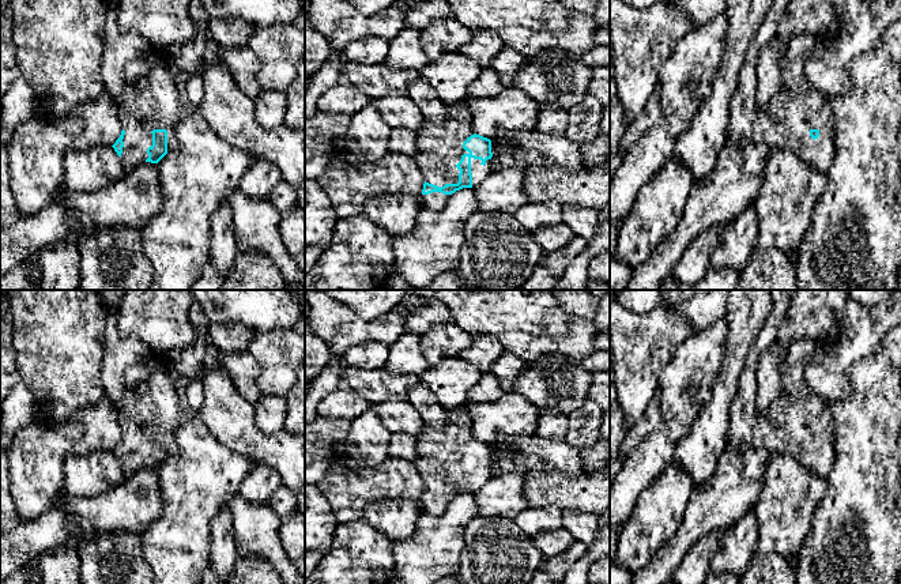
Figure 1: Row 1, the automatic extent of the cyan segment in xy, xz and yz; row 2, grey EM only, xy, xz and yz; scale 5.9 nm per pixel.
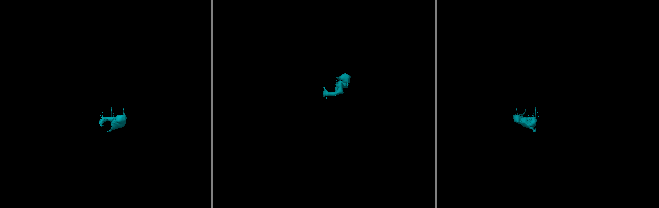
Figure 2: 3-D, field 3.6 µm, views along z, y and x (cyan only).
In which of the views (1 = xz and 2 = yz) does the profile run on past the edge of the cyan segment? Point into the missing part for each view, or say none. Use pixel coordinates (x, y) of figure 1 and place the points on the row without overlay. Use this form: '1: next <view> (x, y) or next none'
1: next xz (440, 452)
2: next yz (784, 428)

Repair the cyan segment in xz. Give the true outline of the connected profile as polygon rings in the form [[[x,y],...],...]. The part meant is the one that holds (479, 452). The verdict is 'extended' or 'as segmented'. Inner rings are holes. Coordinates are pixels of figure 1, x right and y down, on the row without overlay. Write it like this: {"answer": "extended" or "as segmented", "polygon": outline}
{"answer": "extended", "polygon": [[[465,406],[449,410],[441,430],[425,425],[414,461],[425,483],[421,509],[441,516],[456,496],[479,491],[493,476],[491,445],[472,436]]]}

